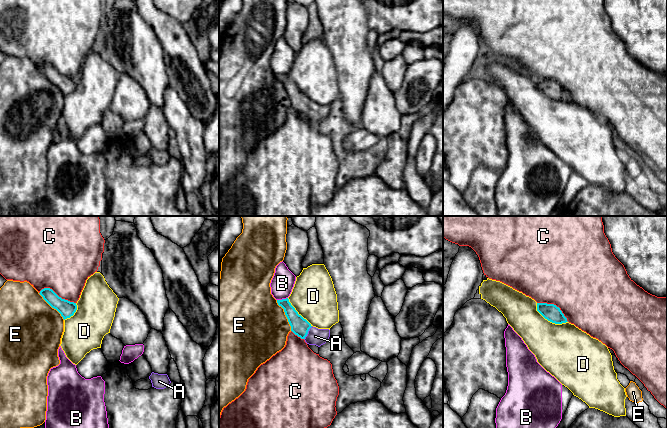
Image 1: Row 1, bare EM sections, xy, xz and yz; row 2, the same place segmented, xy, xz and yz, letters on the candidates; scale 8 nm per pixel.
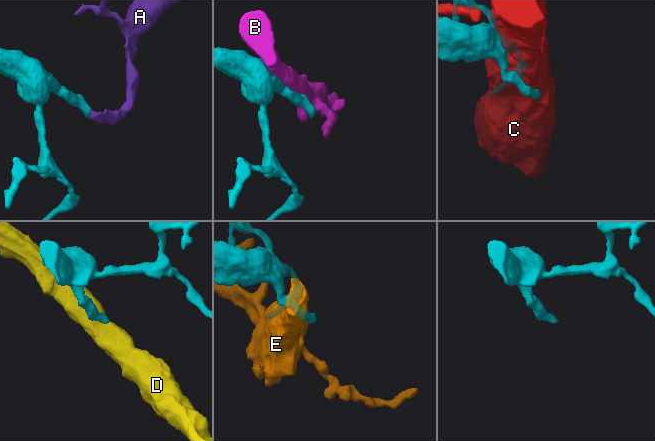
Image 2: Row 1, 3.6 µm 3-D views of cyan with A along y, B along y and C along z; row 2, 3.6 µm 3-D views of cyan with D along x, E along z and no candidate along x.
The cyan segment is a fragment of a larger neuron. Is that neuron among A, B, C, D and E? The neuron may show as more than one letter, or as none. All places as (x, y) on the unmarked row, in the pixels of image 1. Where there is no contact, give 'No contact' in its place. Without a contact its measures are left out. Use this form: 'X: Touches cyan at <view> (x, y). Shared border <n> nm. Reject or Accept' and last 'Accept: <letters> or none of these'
A: Touches cyan at xz (307, 109). Shared border 130 nm. Accept
B: Touches cyan at xz (282, 75). Shared border 90 nm. Reject
C: Touches cyan at xy (56, 70). Shared border 320 nm. Reject
D: Touches cyan at yz (549, 96). Shared border 300 nm. Reject
E: Touches cyan at xz (285, 90). Shared border 280 nm. Reject
Accept: A

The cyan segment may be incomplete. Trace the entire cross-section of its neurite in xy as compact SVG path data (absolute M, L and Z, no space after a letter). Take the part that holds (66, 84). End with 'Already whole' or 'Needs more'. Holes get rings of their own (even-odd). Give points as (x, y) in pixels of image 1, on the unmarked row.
M50 64L42 65L39 70L52 84L61 90L64 96L73 92L77 86L76 79L62 75Z. Already whole

